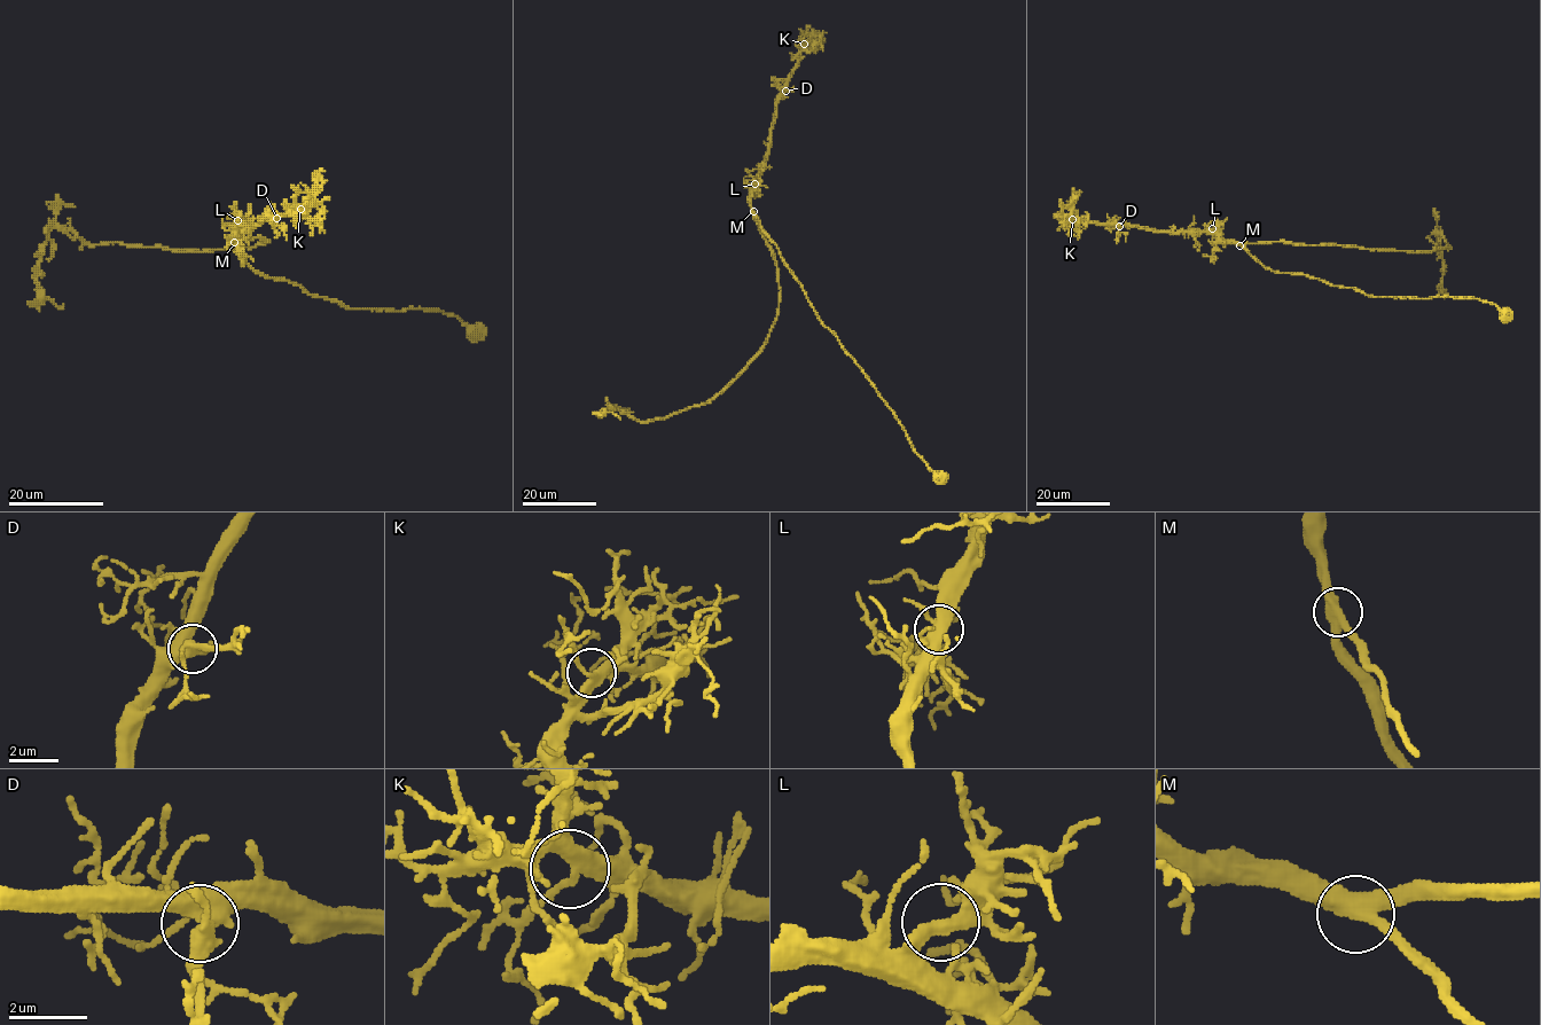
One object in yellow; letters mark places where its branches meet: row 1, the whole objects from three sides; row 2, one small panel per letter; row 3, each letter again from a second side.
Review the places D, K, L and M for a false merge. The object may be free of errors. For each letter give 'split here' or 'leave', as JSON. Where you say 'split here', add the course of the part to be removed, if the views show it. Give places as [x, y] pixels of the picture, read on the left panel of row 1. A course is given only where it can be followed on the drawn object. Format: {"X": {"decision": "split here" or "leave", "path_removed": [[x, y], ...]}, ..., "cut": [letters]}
{"D": {"decision": "leave"}, "K": {"decision": "leave"}, "L": {"decision": "leave"}, "M": {"decision": "leave"}, "cut": []}

